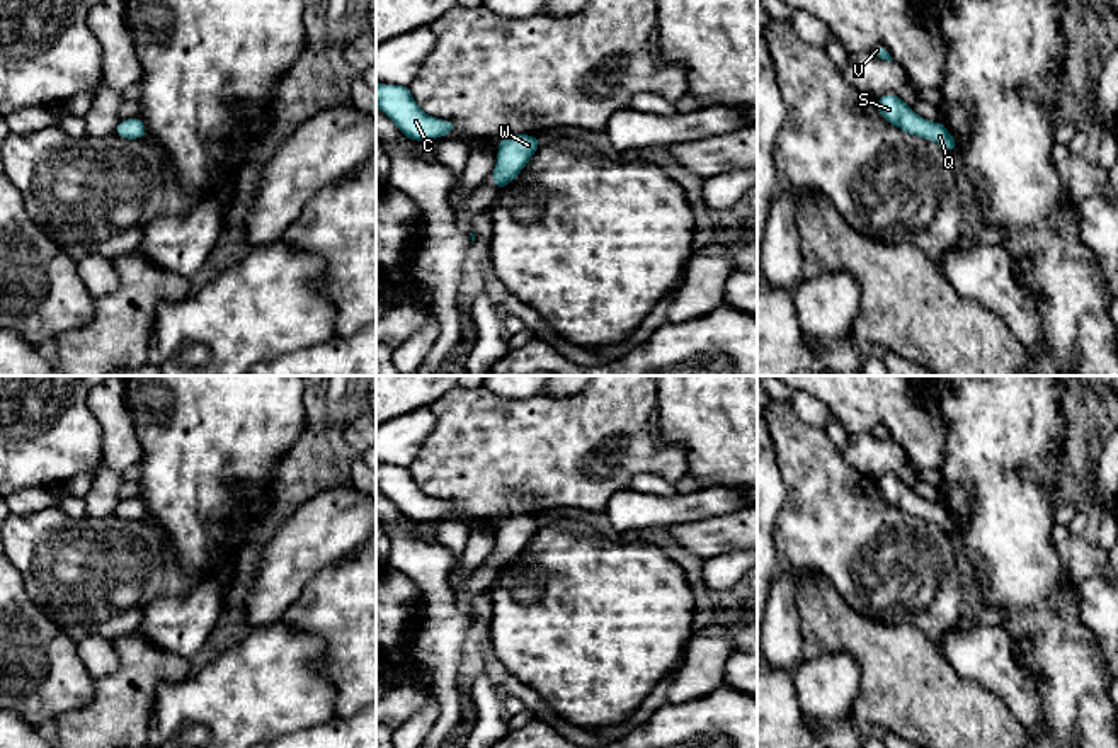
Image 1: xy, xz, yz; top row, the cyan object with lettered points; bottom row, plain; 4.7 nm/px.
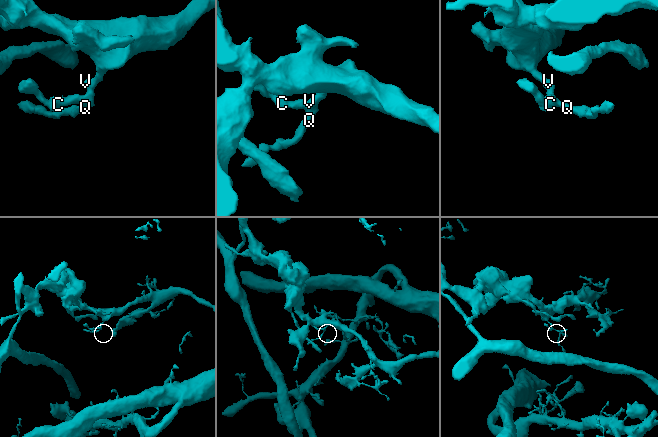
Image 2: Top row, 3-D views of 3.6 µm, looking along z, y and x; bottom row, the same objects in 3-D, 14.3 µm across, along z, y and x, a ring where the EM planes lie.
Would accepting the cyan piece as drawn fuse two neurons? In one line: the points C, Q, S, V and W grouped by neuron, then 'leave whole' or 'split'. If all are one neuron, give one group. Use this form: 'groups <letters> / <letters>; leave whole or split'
groups C Q S V W; leave whole

